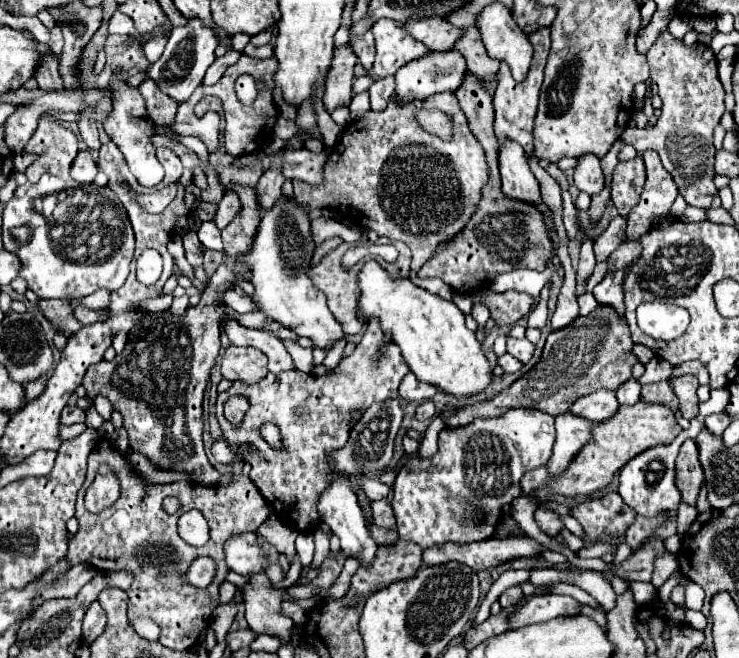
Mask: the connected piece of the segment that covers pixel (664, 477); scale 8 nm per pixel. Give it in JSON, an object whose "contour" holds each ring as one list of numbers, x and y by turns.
{"contour":[[681,432,677,440,669,444,657,444,657,448,649,448,649,452,641,452,641,456,635,456,633,460,629,460,629,464,625,464,625,468,621,468,619,494,625,500,625,504,637,510,637,514,657,516,661,512,667,512,669,516,673,516,677,512,677,506,681,502,681,492,675,484,675,460,685,438,687,434]]}

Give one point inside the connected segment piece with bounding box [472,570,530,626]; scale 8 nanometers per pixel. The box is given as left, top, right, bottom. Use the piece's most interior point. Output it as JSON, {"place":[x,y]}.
{"place":[509,578]}

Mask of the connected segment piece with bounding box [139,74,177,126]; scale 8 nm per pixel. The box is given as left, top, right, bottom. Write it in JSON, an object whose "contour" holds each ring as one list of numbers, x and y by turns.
{"contour":[[147,78,141,82,139,86,141,96,147,102,147,112,151,116,151,120,155,124,163,124,163,126,171,126,173,122,173,114,177,112,177,102,171,96,165,96,161,92,161,88,157,88,157,82,153,78]]}

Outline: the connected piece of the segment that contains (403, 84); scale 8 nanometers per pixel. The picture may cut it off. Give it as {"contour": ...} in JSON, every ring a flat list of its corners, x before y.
{"contour":[[449,50,449,52,429,52,429,56,421,56,421,60,411,60,409,64,405,64,405,68,401,68,395,74,397,80,397,88,395,88,395,96,401,102,409,102,409,100,425,100,437,92,455,92,461,86,463,74,467,72,467,64,465,58,461,56,461,52,457,50]]}

